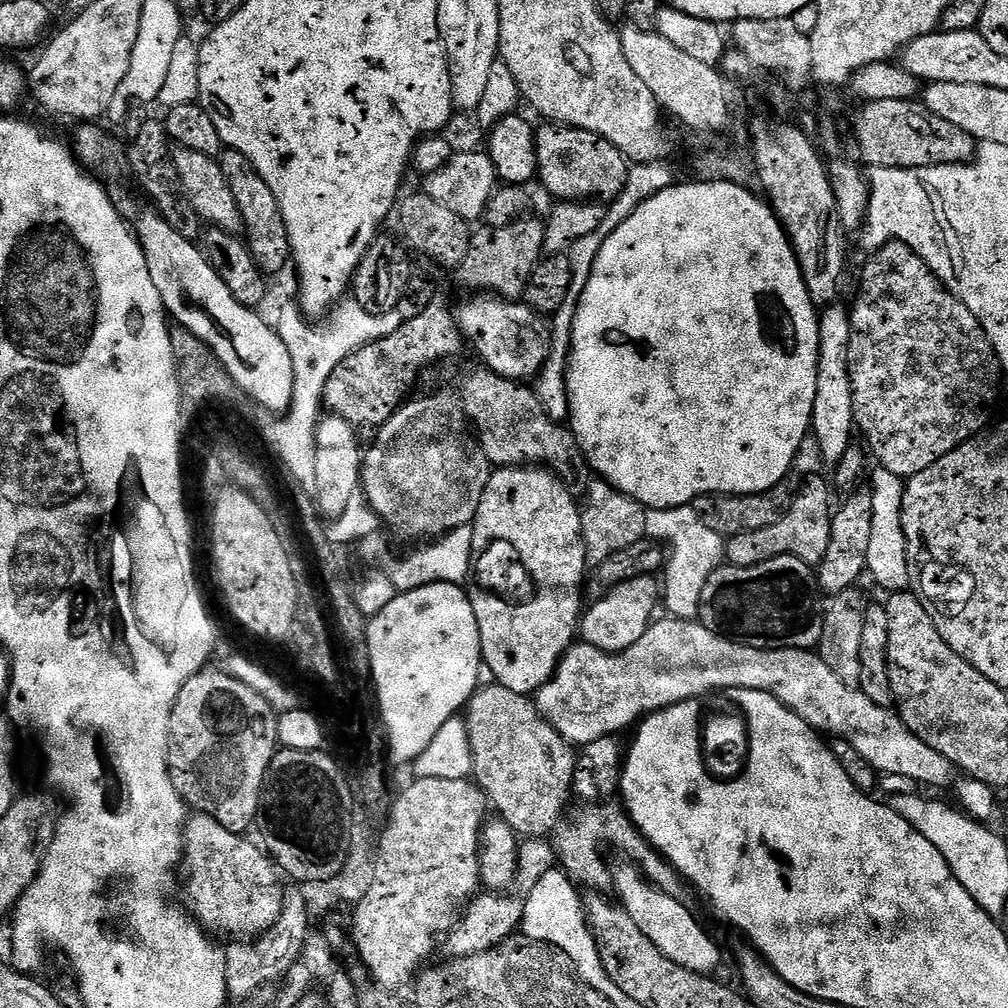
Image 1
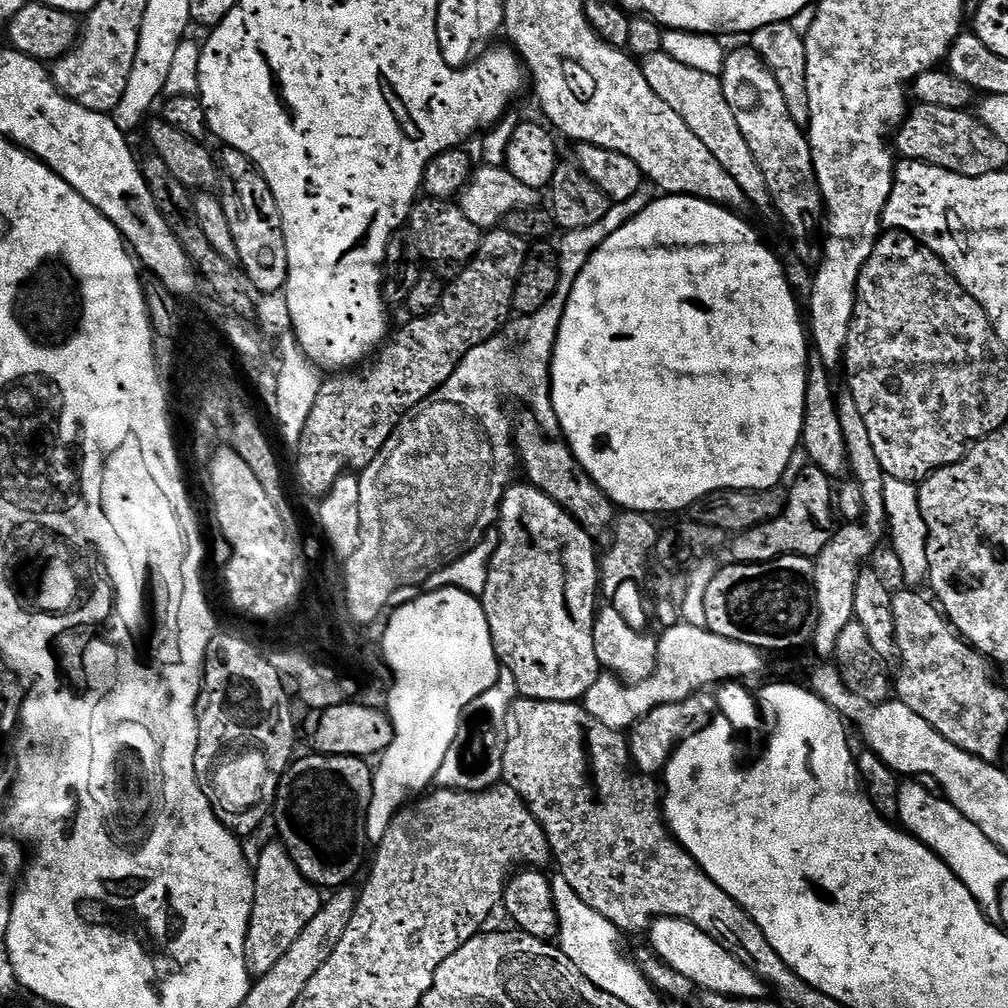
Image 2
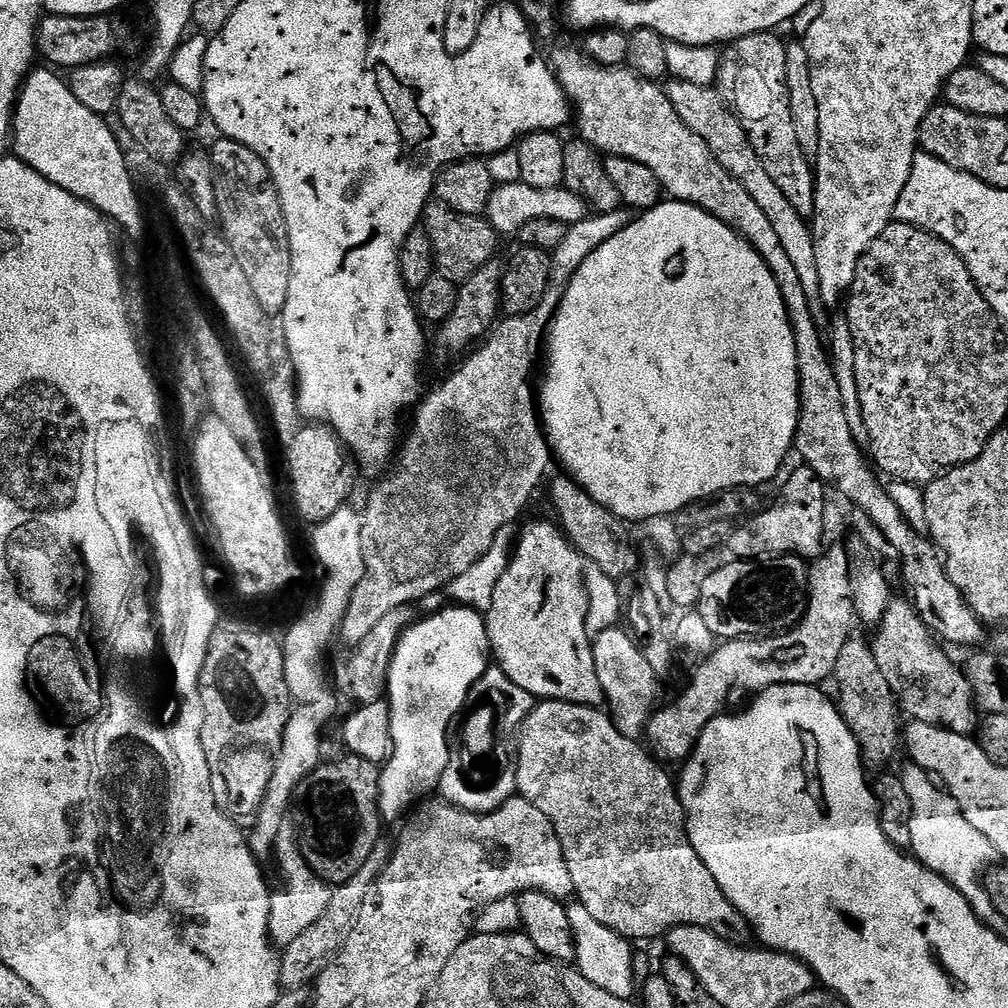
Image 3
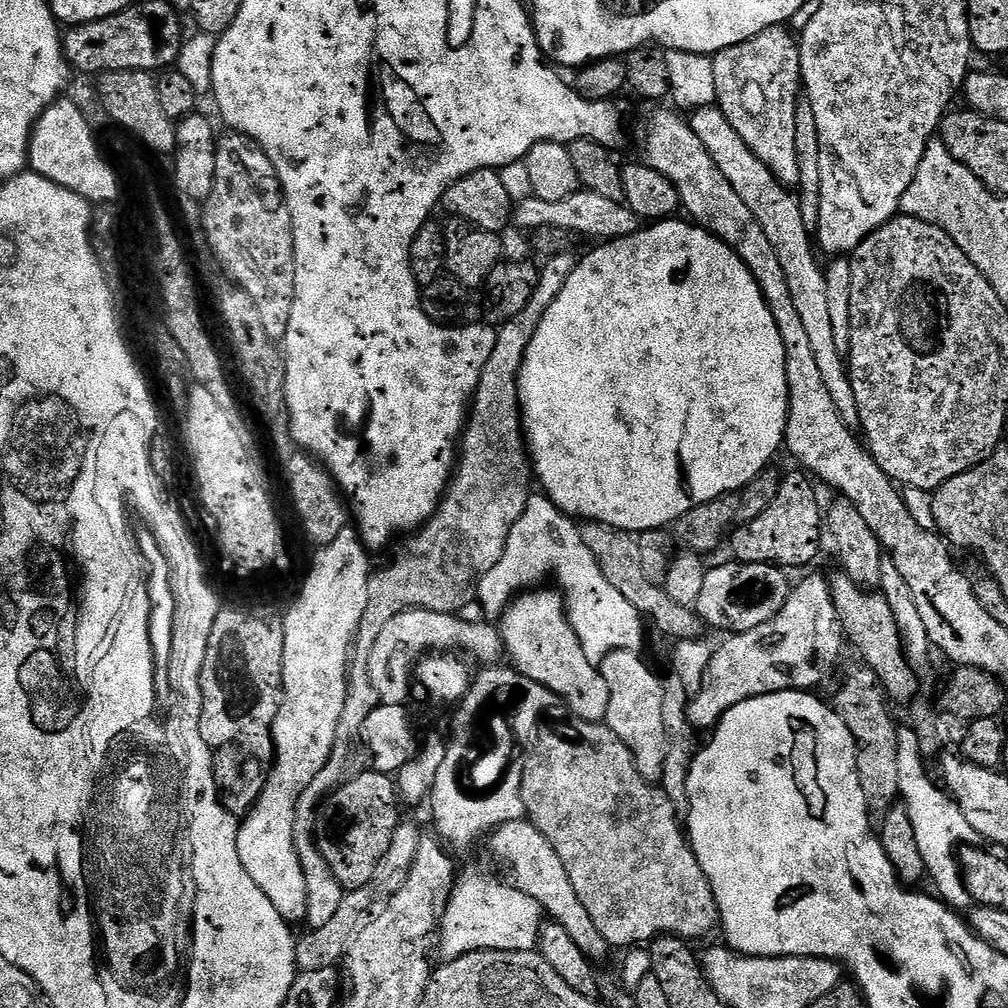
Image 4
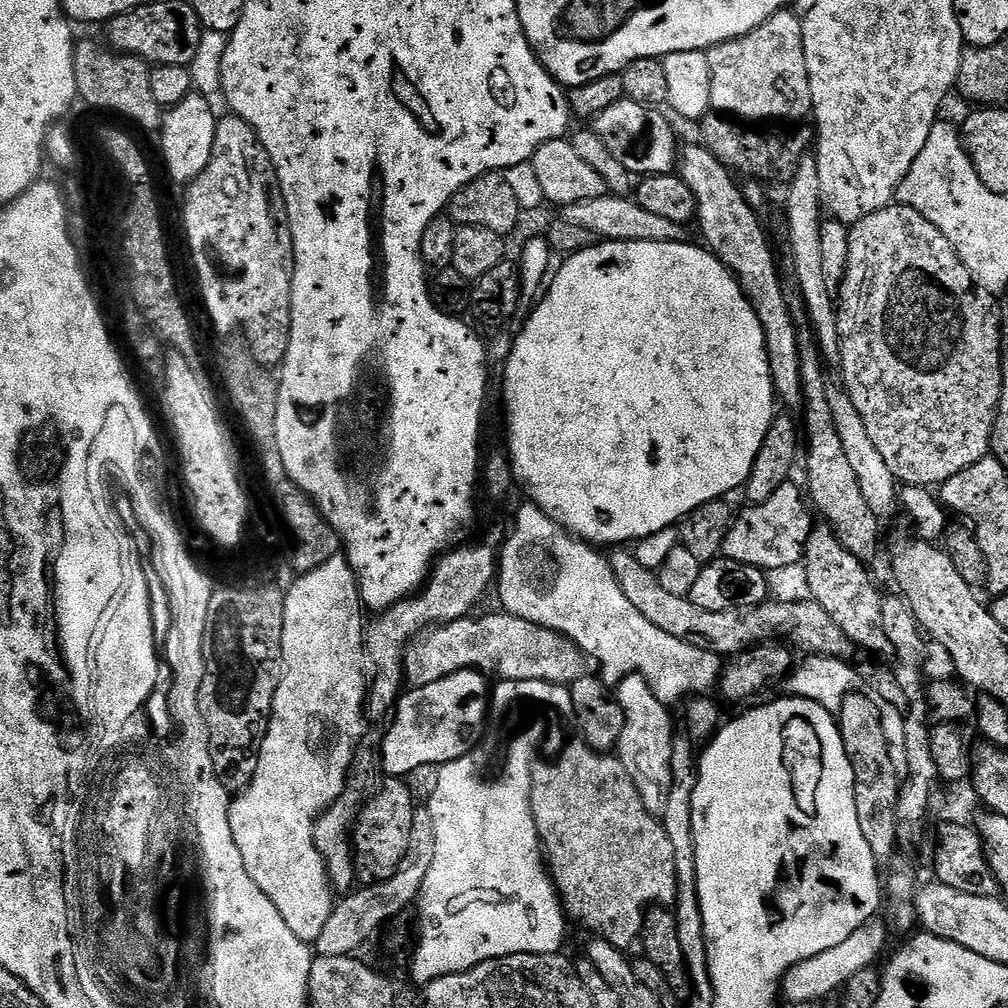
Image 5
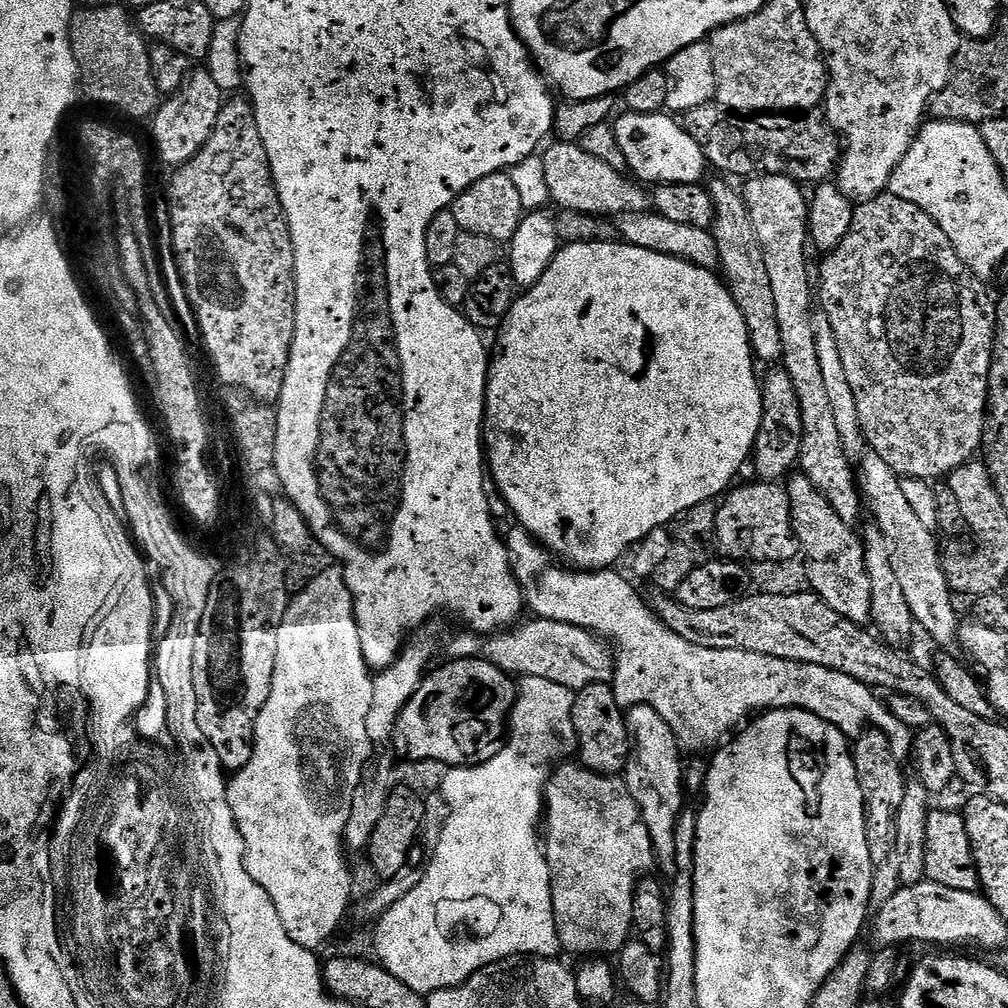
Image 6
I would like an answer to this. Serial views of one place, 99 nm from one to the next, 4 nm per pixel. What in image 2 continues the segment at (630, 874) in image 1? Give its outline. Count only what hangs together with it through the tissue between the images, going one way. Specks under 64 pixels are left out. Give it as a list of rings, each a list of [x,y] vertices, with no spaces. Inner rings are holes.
[[[663,916],[660,920],[653,920],[652,927],[646,933],[646,939],[649,940],[651,951],[659,956],[663,964],[669,964],[678,974],[682,974],[682,978],[690,978],[690,982],[704,992],[713,992],[719,996],[729,996],[735,1000],[764,1000],[766,994],[766,985],[763,980],[759,980],[752,970],[747,968],[742,962],[738,962],[738,958],[734,958],[734,954],[730,954],[722,946],[718,946],[718,942],[714,942],[714,938],[710,938],[710,934],[706,934],[702,930],[698,930],[698,926],[694,926],[690,922],[686,922],[682,918],[670,918]]]

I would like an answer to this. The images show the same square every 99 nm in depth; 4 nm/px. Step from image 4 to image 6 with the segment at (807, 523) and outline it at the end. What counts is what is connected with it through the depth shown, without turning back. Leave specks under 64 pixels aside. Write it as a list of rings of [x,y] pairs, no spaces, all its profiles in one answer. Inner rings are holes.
[[[755,482],[733,487],[719,501],[714,517],[714,548],[725,560],[782,563],[798,555],[788,489],[780,482]]]

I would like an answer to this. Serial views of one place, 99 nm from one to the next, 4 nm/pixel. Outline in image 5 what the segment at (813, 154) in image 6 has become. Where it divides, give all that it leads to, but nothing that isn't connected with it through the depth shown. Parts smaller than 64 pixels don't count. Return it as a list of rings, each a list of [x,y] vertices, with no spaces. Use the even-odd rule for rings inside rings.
[[[709,114],[699,121],[699,139],[703,147],[708,148],[733,173],[752,182],[767,182],[769,185],[787,185],[795,176],[802,158],[809,155],[814,144],[811,131],[792,132],[779,140],[776,136],[767,136],[764,132],[755,132],[755,127],[745,126],[724,114]],[[744,127],[744,128],[743,128]],[[704,139],[704,140],[703,140]],[[741,172],[741,173],[740,173]],[[769,180],[769,181],[768,181]]]

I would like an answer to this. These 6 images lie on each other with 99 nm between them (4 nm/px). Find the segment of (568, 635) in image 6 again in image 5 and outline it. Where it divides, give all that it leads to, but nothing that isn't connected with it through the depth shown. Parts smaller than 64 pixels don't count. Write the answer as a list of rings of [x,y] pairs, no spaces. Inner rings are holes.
[[[503,610],[497,613],[497,616],[473,615],[449,624],[437,624],[427,629],[419,638],[413,639],[403,649],[407,687],[421,688],[467,668],[483,672],[489,678],[497,676],[495,679],[500,682],[541,680],[565,686],[572,685],[586,675],[584,653],[573,640],[566,639],[562,632],[543,628],[522,618],[514,618]]]

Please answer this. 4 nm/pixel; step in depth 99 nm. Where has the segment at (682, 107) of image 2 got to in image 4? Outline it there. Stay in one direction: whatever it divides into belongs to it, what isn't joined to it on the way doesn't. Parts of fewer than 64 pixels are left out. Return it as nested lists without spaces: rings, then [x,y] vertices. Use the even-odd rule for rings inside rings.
[[[711,106],[698,108],[691,113],[690,123],[694,134],[706,146],[706,154],[714,158],[714,166],[722,170],[726,182],[734,186],[738,198],[746,202],[750,214],[758,218],[758,226],[766,234],[770,246],[774,246],[774,255],[786,274],[786,283],[790,289],[790,299],[794,302],[796,313],[806,329],[807,338],[810,341],[810,351],[814,353],[818,371],[822,382],[834,402],[834,410],[846,422],[846,426],[853,430],[860,428],[860,415],[858,414],[858,402],[854,398],[854,386],[848,377],[848,365],[845,355],[838,352],[834,346],[833,325],[829,319],[828,301],[826,299],[826,278],[822,264],[816,261],[817,249],[810,237],[810,230],[802,220],[802,210],[797,197],[785,185],[781,184],[775,174],[753,154],[750,146],[730,126],[726,114],[720,107]]]

